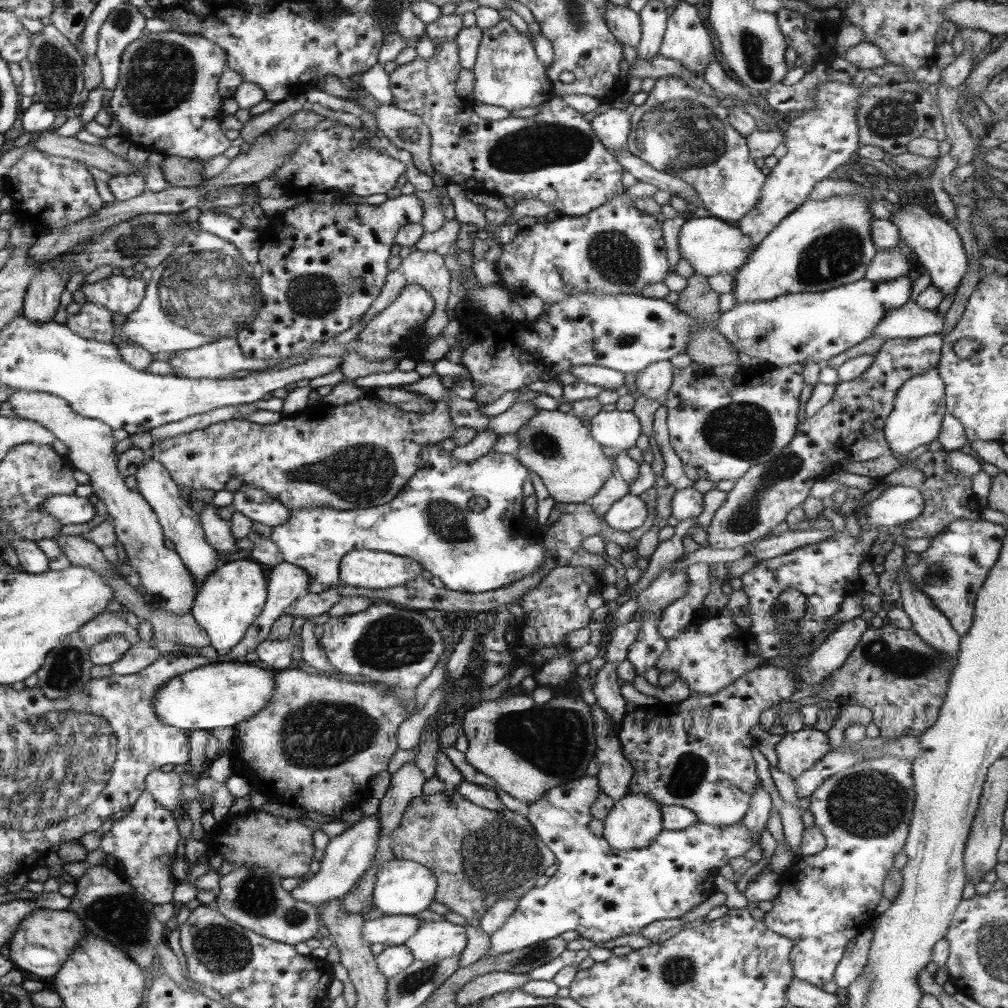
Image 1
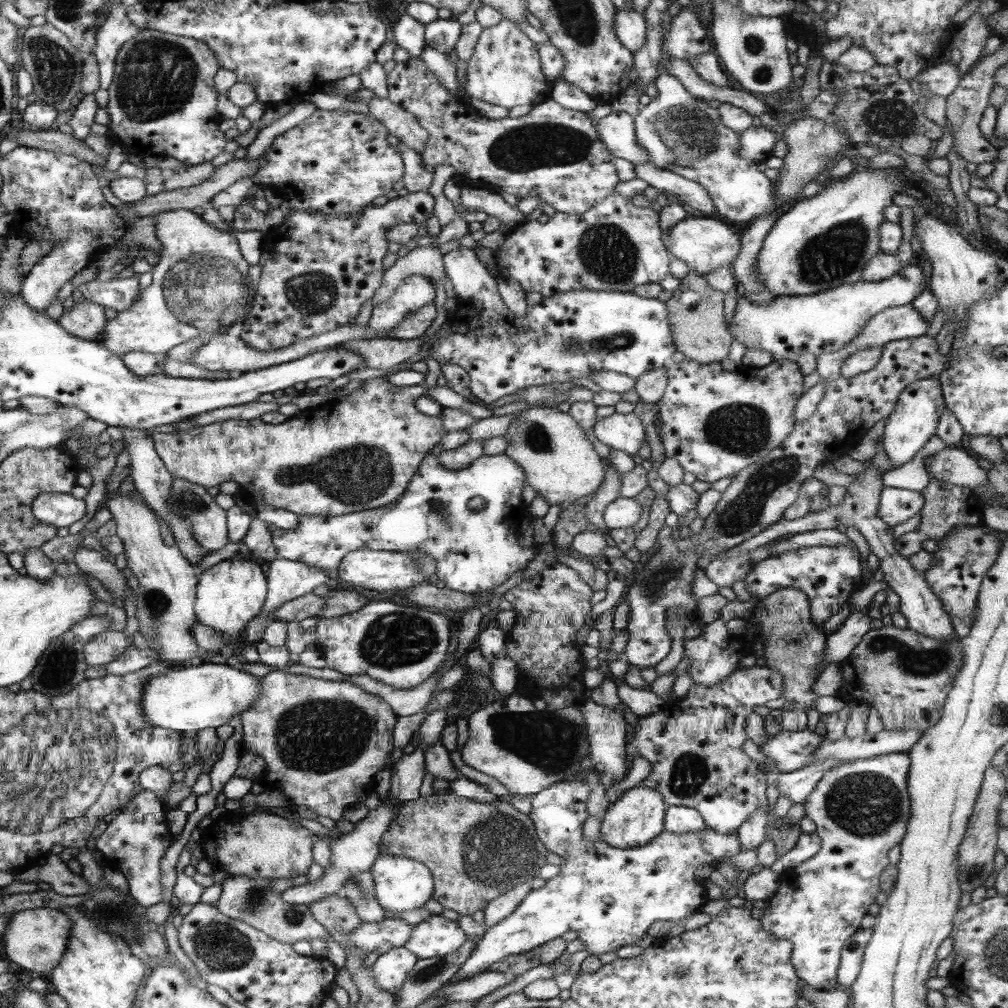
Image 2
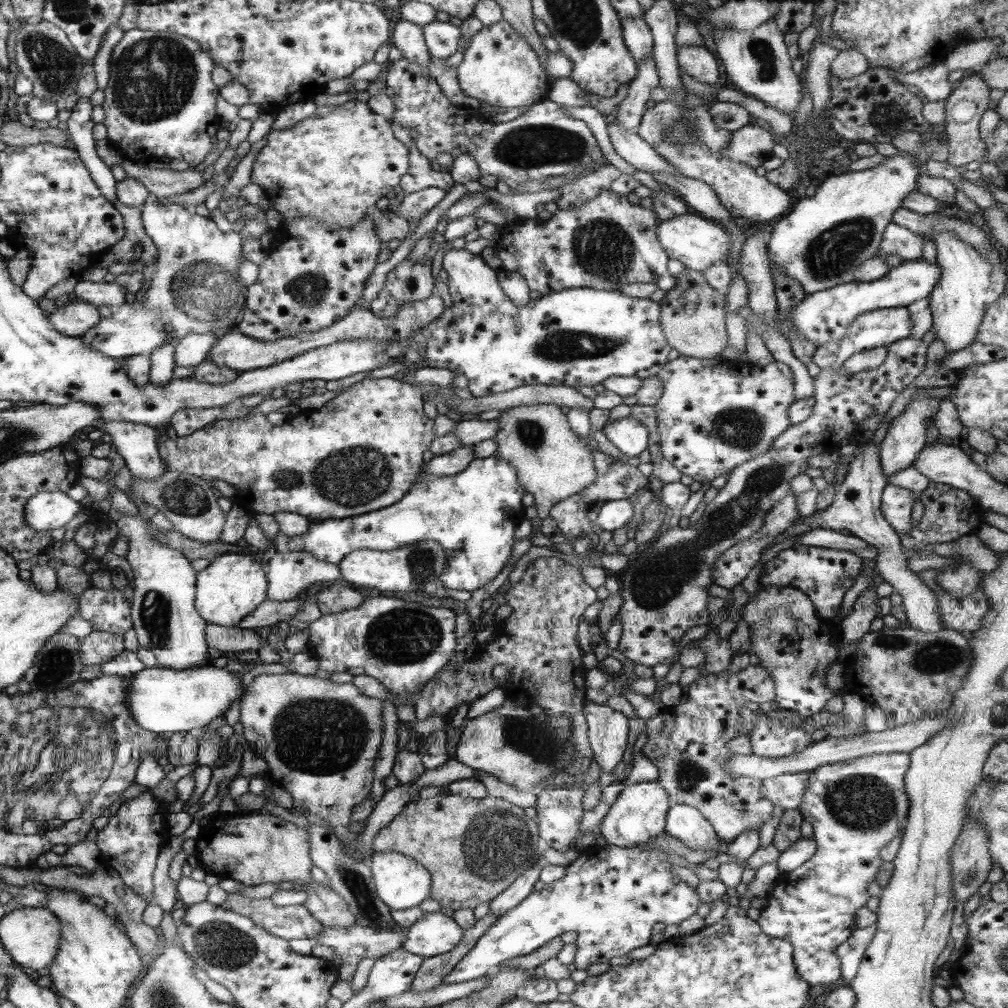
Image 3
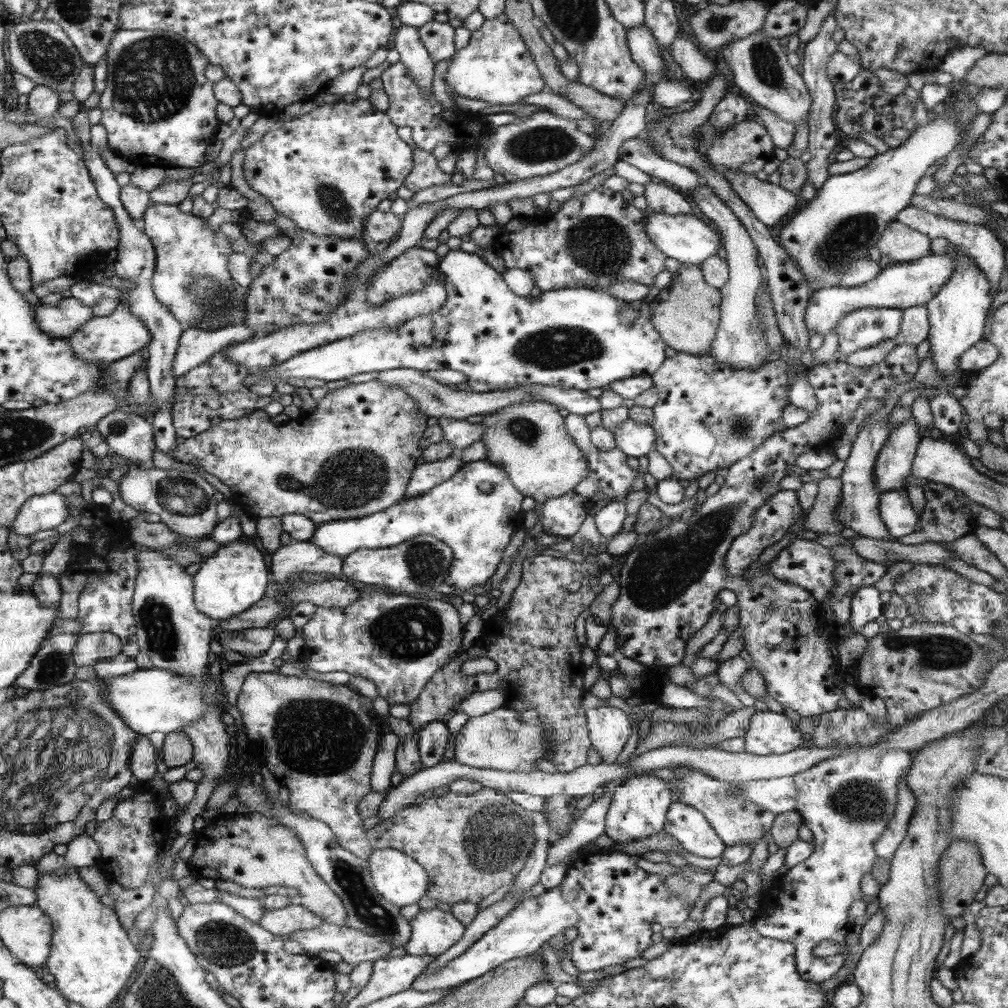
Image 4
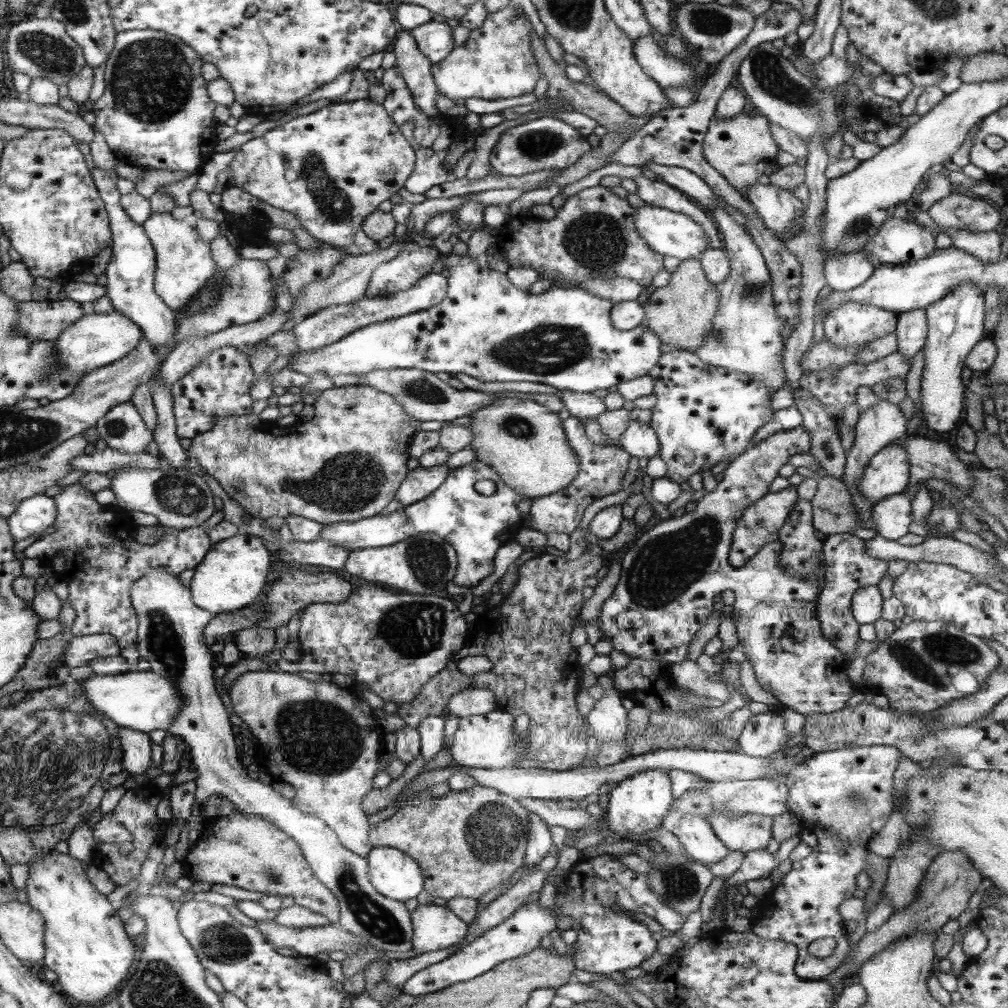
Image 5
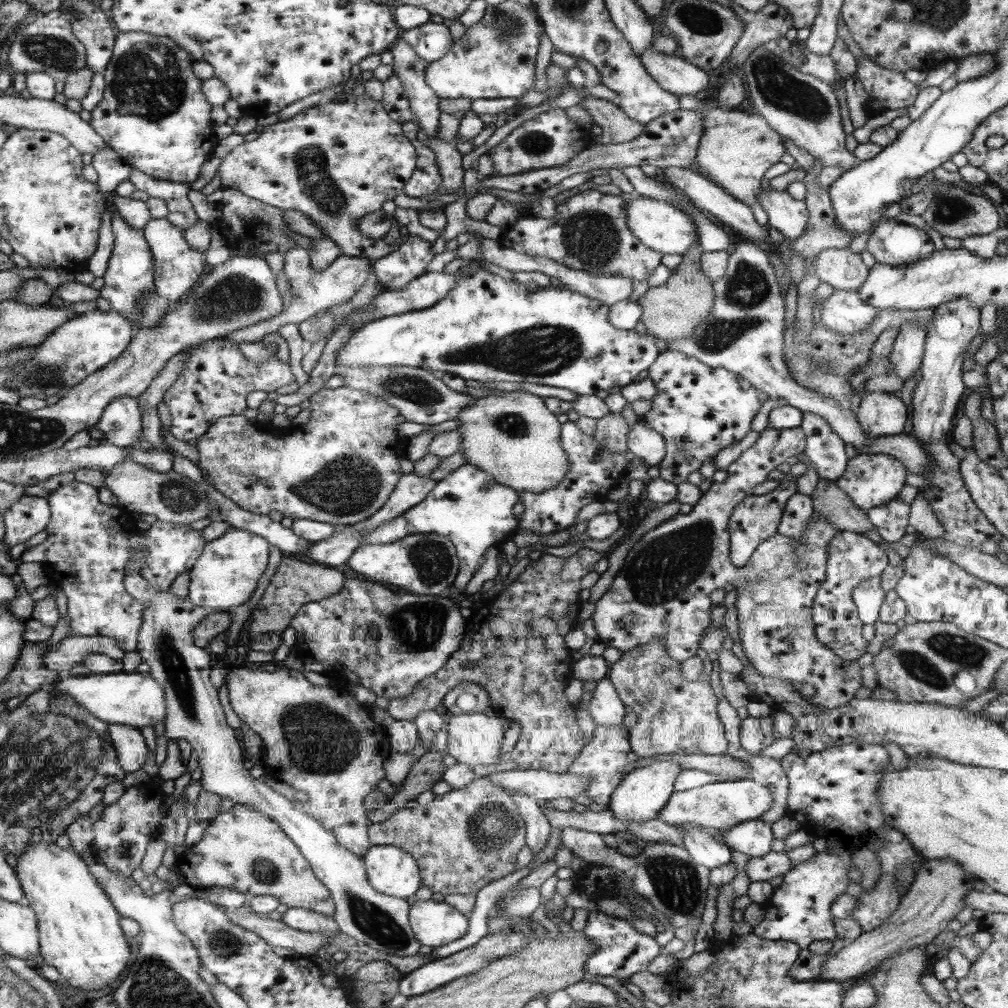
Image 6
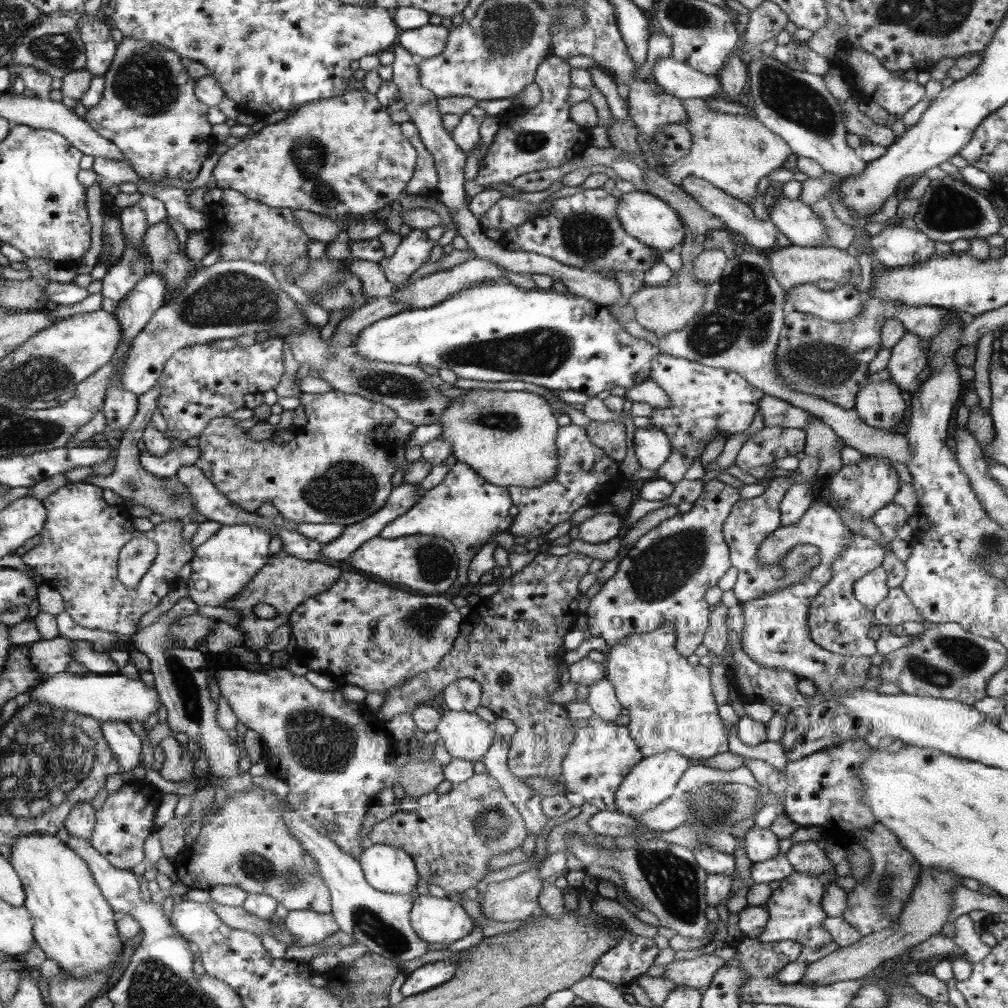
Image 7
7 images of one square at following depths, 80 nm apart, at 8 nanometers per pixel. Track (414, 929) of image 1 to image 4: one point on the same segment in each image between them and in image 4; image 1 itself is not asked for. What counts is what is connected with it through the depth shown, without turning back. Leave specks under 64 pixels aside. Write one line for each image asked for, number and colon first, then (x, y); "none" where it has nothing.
2: (390, 933)
3: (353, 944)
4: (354, 946)

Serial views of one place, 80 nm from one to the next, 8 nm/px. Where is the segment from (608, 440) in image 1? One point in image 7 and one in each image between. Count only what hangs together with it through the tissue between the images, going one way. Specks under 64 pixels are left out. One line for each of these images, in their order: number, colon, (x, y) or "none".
2: (626, 432)
3: (628, 434)
4: (634, 438)
5: (639, 439)
6: (647, 444)
7: (651, 445)

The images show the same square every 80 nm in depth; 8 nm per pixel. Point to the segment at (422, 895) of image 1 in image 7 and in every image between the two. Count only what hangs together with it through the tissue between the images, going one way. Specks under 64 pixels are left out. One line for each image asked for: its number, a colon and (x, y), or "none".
2: (402, 884)
3: (402, 883)
4: (402, 880)
5: (395, 874)
6: (392, 871)
7: (390, 869)

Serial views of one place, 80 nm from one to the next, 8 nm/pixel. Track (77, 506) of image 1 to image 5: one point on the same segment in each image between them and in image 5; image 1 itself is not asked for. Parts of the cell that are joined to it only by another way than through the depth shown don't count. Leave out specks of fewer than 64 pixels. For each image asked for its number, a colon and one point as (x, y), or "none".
2: (62, 510)
3: (46, 510)
4: (43, 512)
5: (35, 514)

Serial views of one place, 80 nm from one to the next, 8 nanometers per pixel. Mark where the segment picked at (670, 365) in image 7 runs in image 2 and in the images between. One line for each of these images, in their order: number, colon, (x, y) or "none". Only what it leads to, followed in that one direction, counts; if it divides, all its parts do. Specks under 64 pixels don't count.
2: (715, 422)
3: (711, 418)
4: (709, 415)
5: (703, 413)
6: (699, 410)

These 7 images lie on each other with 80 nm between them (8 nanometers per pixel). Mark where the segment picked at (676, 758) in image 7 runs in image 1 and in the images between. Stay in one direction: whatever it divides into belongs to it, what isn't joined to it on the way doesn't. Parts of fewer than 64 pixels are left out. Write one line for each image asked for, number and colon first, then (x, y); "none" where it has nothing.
1: (634, 821)
2: (637, 816)
3: (638, 814)
4: (639, 806)
5: (637, 804)
6: (643, 793)

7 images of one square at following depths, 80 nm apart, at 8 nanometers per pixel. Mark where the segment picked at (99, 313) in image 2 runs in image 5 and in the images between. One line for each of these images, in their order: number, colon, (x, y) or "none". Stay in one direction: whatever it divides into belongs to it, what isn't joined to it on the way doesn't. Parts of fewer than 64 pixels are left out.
3: (75, 318)
4: (70, 314)
5: (42, 320)

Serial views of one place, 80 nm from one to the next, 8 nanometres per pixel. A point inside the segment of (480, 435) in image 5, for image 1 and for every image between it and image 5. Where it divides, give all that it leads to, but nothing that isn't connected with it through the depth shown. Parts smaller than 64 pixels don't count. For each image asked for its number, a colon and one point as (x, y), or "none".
1: (555, 445)
2: (559, 461)
3: (552, 462)
4: (529, 440)

